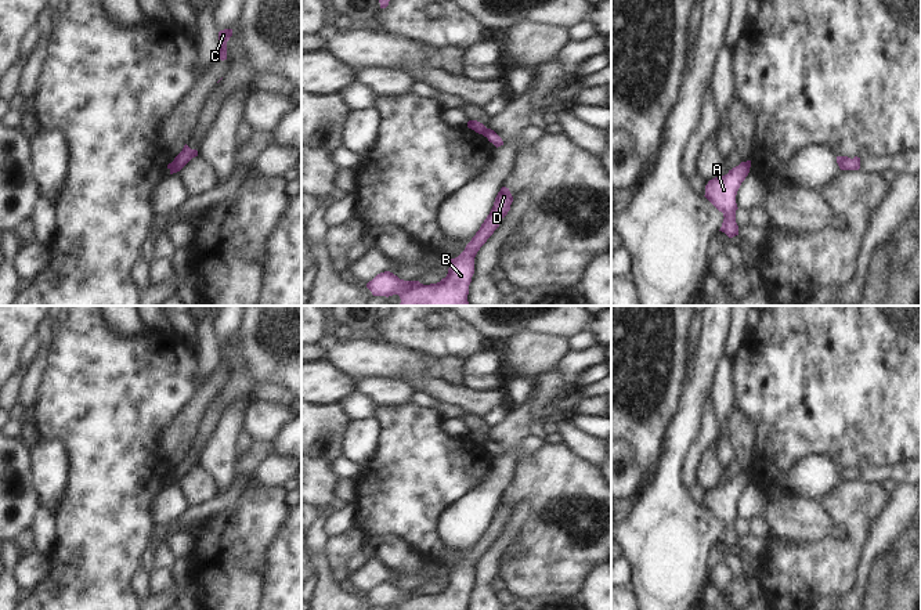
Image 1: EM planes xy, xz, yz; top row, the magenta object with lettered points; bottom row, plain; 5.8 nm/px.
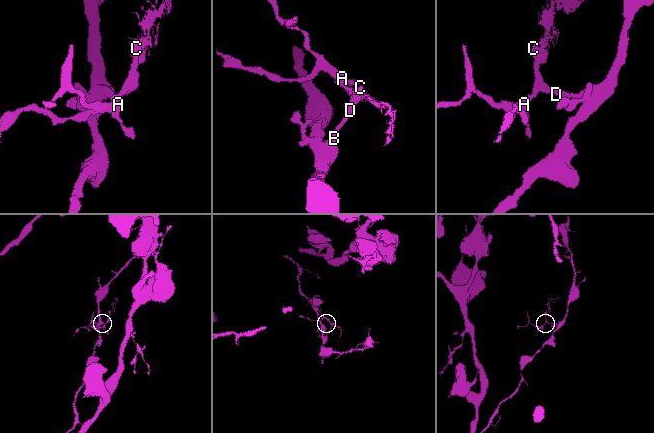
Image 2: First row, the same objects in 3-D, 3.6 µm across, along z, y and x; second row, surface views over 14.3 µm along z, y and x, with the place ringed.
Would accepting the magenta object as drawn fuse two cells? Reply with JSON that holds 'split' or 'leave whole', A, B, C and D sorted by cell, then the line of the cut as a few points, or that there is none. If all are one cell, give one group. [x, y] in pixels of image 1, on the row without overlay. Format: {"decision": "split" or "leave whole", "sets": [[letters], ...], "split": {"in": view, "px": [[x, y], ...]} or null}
{"decision": "split", "sets": [["A"], ["B", "C", "D"]], "split": {"in": "xz", "px": [[487, 439], [481, 443]]}}

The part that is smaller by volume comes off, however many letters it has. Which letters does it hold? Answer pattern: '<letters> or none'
A

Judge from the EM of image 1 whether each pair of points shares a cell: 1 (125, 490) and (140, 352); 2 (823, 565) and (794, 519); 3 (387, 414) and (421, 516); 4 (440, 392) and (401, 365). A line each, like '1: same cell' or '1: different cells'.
1: same cell
2: different cells
3: same cell
4: different cells

